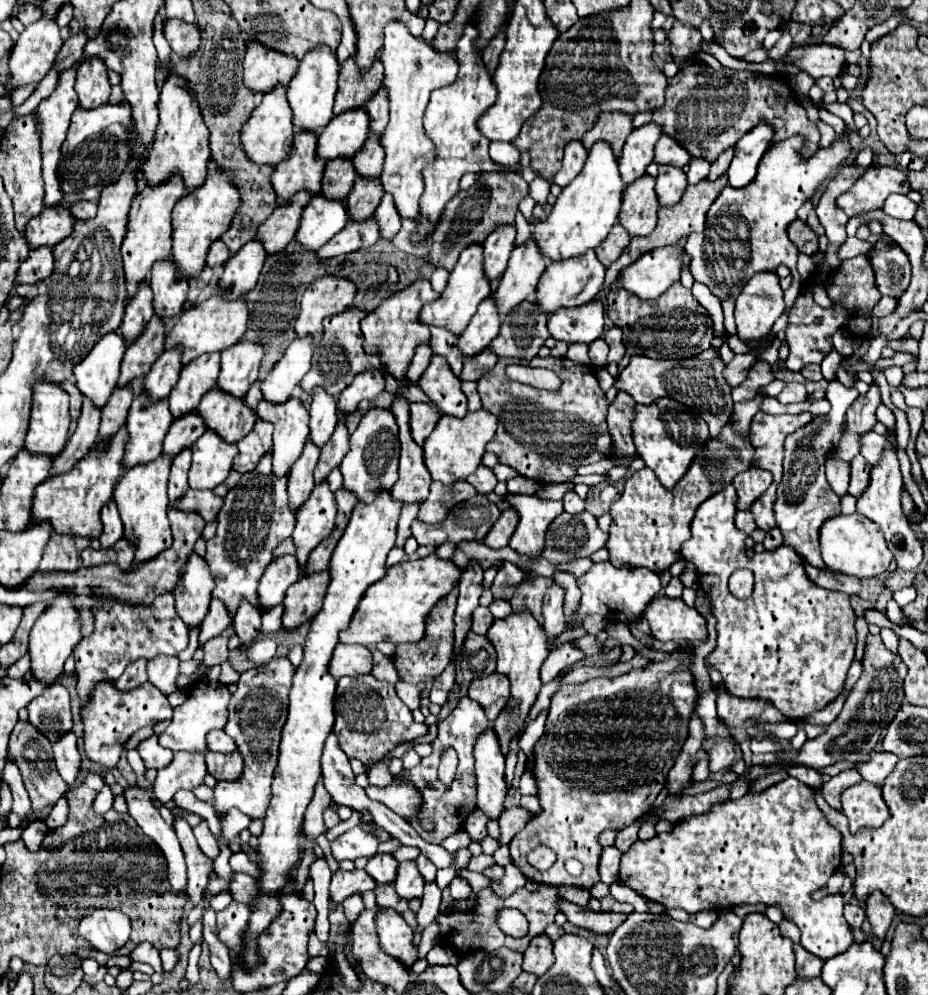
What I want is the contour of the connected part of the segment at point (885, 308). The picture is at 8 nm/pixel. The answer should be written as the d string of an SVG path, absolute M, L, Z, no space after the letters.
M882 297L882 301L876 305L876 317L886 317L894 311L896 301L892 297Z

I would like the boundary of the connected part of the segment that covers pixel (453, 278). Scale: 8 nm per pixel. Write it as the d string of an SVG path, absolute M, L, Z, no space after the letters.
M474 243L470 247L466 247L454 267L454 271L450 273L450 279L448 279L448 285L444 289L444 293L428 303L426 307L422 307L420 315L418 315L418 321L420 323L426 323L426 325L436 325L436 327L446 327L452 335L458 335L468 327L472 315L476 313L478 305L492 293L490 291L490 283L488 279L484 277L484 269L482 269L482 245Z

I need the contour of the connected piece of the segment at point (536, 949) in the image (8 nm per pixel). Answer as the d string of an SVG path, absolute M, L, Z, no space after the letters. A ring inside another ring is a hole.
M540 935L532 939L530 947L524 951L524 971L534 973L536 977L542 977L554 963L554 953L552 953L552 941L546 935Z

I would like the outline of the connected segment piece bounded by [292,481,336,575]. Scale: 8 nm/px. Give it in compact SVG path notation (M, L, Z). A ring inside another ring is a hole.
M320 483L314 487L310 499L298 509L296 513L296 529L294 529L294 545L296 545L296 559L300 573L306 575L306 559L314 547L330 531L334 529L336 519L336 501L334 493L328 489L328 483Z

